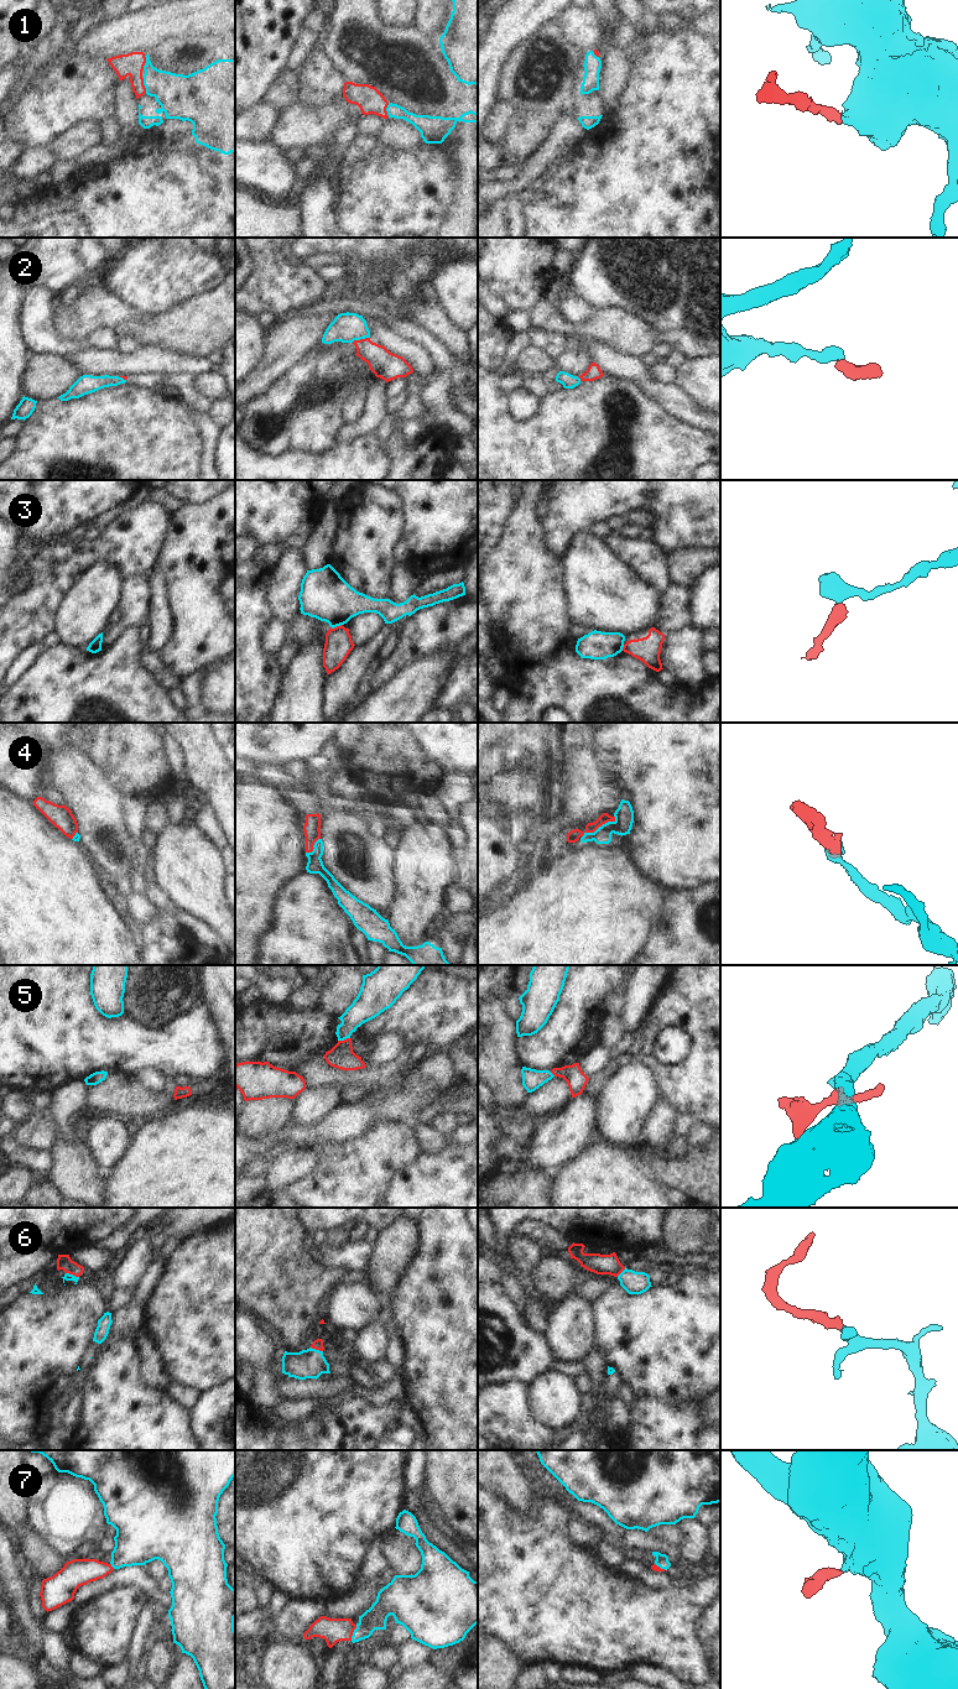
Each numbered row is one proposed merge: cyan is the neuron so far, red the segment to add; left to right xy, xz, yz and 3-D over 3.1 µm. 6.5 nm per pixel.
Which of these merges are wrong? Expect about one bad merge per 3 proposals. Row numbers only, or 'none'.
3

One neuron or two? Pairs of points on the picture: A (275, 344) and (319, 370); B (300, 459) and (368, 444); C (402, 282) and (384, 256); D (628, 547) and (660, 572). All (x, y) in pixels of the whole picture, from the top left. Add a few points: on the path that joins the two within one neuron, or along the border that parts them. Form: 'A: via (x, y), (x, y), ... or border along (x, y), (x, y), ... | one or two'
A: border along (310, 352), (279, 376) | two
B: via (317, 462), (350, 462) | one
C: via (402, 276), (390, 262) | one
D: via (635, 553), (641, 556), (652, 567) | one

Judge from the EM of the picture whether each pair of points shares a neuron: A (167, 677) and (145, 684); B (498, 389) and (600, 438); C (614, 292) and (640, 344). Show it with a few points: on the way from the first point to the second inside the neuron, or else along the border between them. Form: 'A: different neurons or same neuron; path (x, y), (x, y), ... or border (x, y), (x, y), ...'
A: different neurons; border (140, 657), (140, 663), (168, 689)
B: same neuron; path (505, 420), (524, 438), (569, 438)
C: different neurons; border (594, 307), (621, 308), (640, 316), (649, 324)

